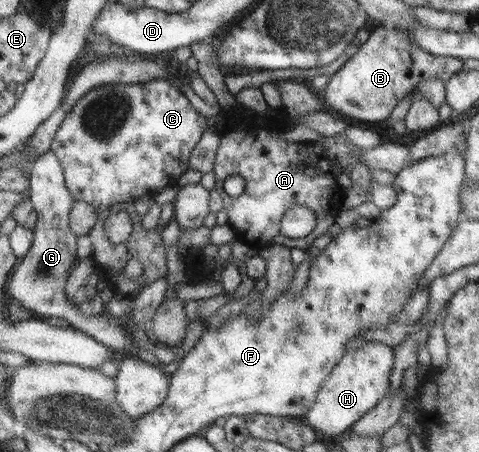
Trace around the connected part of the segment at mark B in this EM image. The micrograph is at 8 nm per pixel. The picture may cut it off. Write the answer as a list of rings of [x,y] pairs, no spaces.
[[[381,26],[375,29],[369,40],[341,69],[332,75],[327,87],[320,93],[326,109],[366,122],[387,120],[397,104],[408,98],[409,105],[419,95],[413,95],[414,87],[428,79],[447,81],[463,69],[463,59],[431,55],[417,49],[405,31]]]

